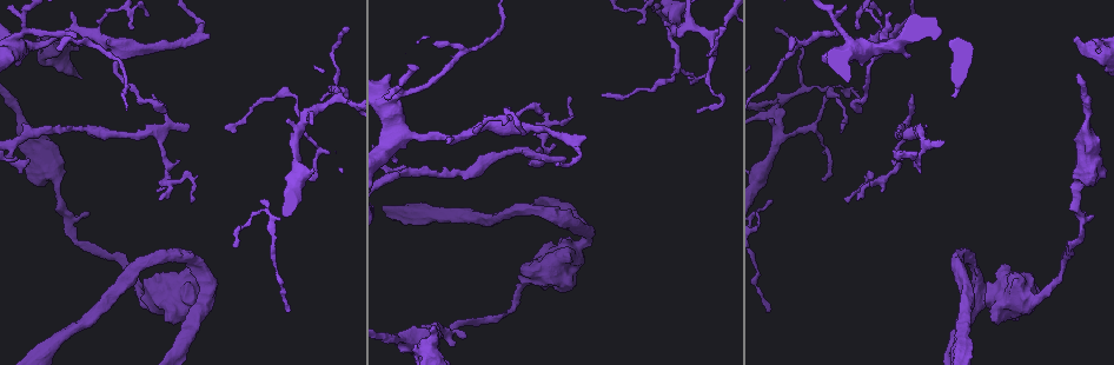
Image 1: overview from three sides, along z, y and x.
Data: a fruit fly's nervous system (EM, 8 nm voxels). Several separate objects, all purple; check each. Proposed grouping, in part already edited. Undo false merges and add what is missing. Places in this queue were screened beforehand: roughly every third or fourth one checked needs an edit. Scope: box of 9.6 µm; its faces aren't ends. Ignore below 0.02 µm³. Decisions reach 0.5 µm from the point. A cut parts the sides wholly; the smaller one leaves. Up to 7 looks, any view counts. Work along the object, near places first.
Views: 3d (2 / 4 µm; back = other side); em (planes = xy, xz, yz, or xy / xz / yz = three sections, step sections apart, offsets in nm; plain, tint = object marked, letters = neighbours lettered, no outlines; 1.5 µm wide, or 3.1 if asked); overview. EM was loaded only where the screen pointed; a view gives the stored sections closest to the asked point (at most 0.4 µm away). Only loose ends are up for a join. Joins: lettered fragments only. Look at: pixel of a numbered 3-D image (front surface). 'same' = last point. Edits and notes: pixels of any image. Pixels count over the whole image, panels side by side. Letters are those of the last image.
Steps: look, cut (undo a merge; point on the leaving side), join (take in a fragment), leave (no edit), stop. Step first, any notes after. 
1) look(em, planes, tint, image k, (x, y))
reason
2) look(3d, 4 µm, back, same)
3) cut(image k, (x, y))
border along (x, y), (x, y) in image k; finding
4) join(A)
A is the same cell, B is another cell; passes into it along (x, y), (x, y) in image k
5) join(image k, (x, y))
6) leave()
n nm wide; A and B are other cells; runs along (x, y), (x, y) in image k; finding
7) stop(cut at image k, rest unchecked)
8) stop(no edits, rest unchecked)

look(em, planes, plain, image 1, (771, 202))
tapers out

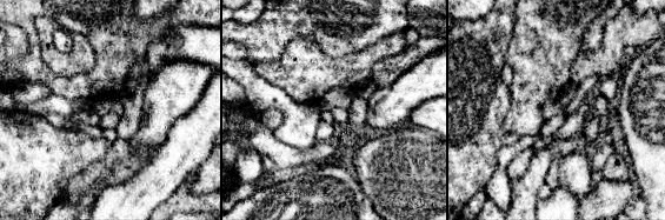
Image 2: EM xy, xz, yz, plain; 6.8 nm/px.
look(em, planes, letters, same)

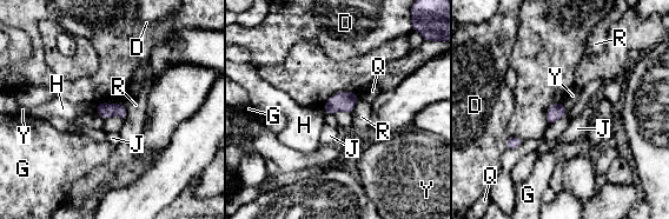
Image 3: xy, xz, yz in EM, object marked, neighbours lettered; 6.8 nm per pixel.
leave()
D, G, H, J, Q, R and Y are other cells; border along (562, 101), (565, 114), (549, 125) in image 3; none of them fits

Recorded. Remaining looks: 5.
look(3d, 2 µm, image 1, (981, 289))
three-way junction

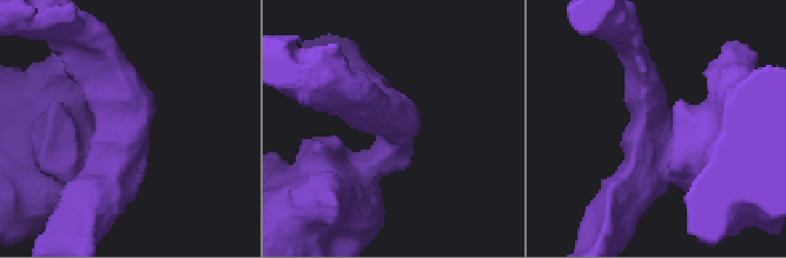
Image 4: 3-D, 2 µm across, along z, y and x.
look(em, xy, step 4, tint, image 4, (131, 132))
need the tissue

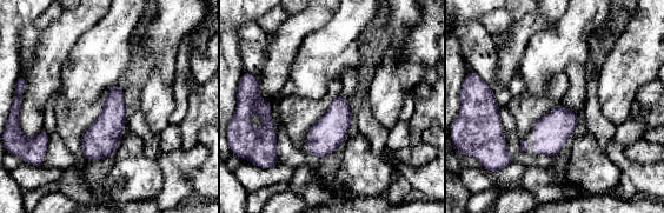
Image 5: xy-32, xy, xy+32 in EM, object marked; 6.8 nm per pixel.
look(em, planes, letters, same)

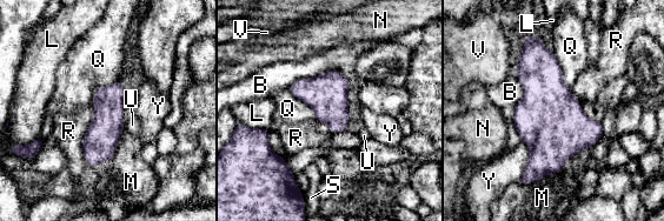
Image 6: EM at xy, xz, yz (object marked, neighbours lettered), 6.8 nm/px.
leave()
B, L, M, N, Q, R, S, U, V and Y are other cells; border along (524, 142), (529, 159), (517, 180) in image 6; all the same neuron

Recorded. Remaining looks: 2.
look(em, planes, letters, image 1, (883, 180))
sharp bend

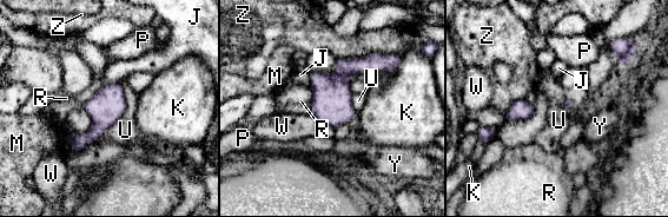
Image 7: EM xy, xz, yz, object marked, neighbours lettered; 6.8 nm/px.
leave()
J, K, M, P, R, U, W, Y and Z are other cells; border along (311, 113), (319, 122) in image 7; all the same neuron

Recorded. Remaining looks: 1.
stop(no edits, rest unchecked)

